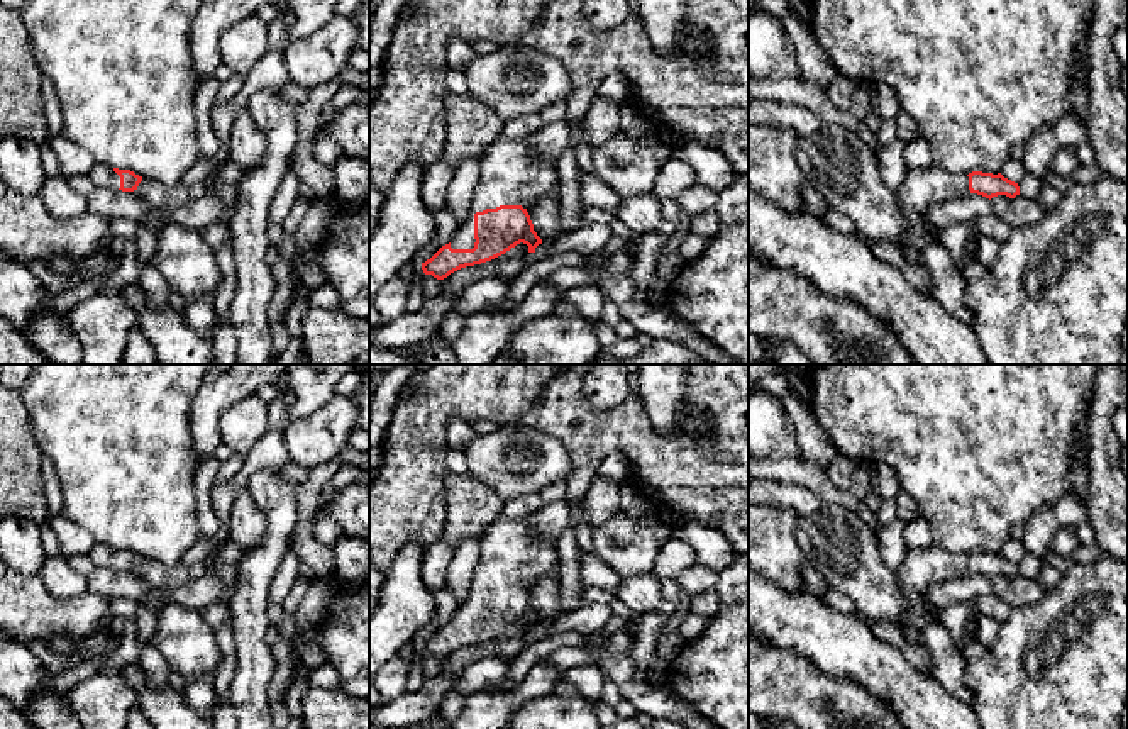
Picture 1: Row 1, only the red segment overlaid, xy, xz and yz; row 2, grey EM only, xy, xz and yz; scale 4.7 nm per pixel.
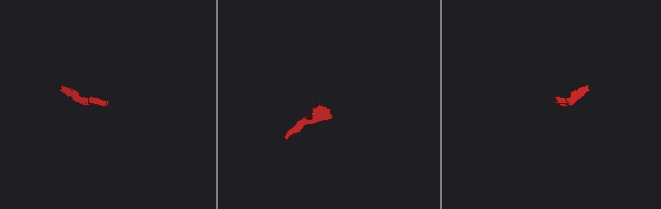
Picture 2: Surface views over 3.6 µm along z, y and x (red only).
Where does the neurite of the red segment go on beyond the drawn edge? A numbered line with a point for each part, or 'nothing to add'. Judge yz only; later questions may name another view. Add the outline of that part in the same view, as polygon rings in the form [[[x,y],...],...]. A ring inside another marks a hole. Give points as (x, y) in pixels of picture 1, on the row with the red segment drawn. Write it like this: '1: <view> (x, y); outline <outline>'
1: yz (922, 189); outline [[[935,163],[906,173],[896,200],[904,215],[904,248],[901,251],[908,263],[916,264],[921,249],[932,239],[938,239],[940,231],[926,220],[926,210],[969,193],[965,173],[950,173]]]

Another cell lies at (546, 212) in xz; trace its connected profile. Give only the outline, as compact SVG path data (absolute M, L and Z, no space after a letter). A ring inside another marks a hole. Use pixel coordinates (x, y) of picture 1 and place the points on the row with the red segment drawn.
M542 197L527 212L542 242L550 242L566 234L561 225L561 205L556 198Z

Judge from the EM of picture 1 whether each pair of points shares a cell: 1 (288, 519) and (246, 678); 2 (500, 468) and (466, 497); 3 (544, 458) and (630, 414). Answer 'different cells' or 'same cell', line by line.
1: same cell
2: different cells
3: different cells

